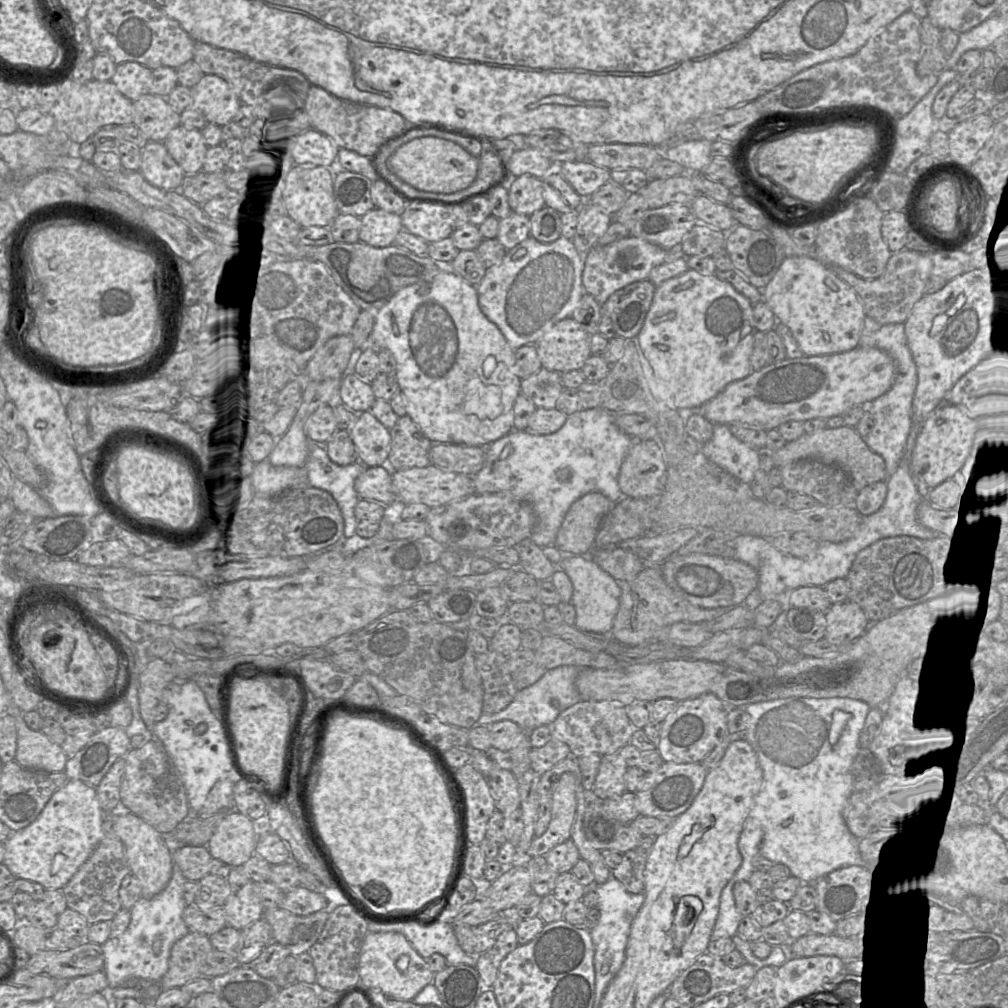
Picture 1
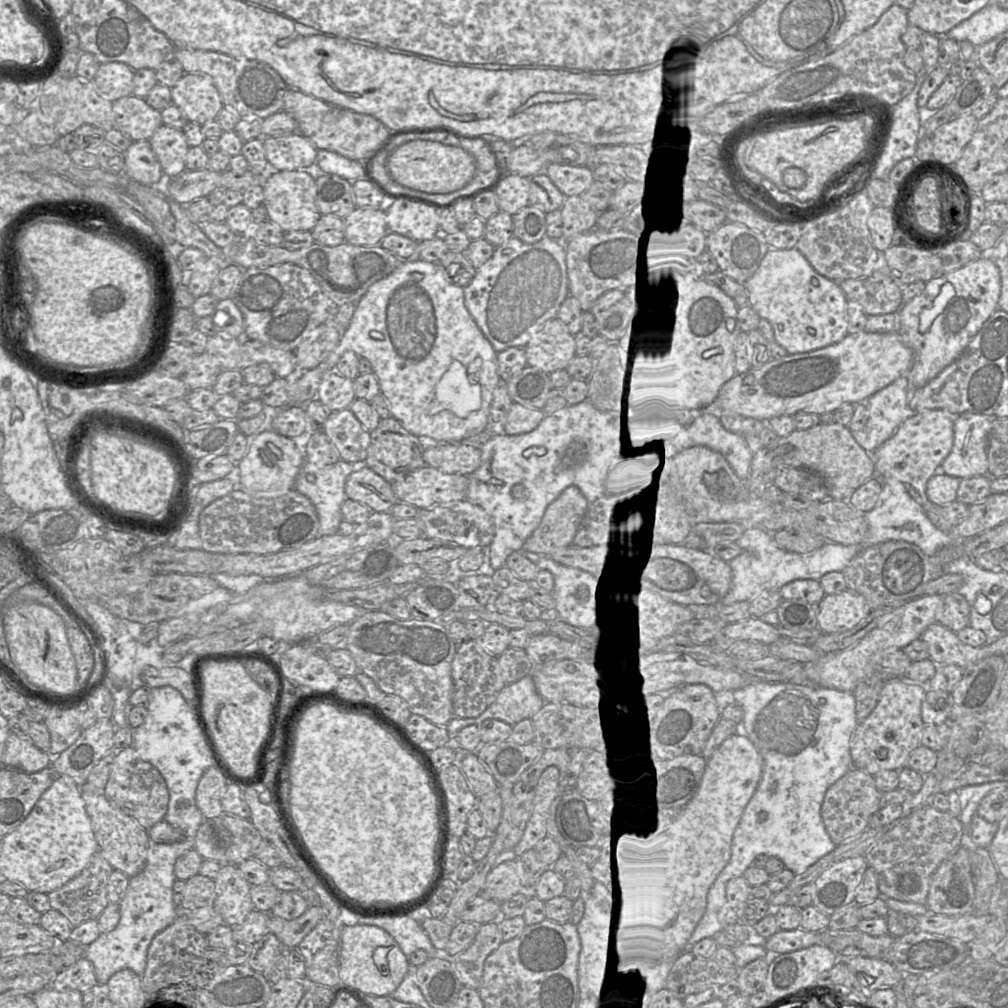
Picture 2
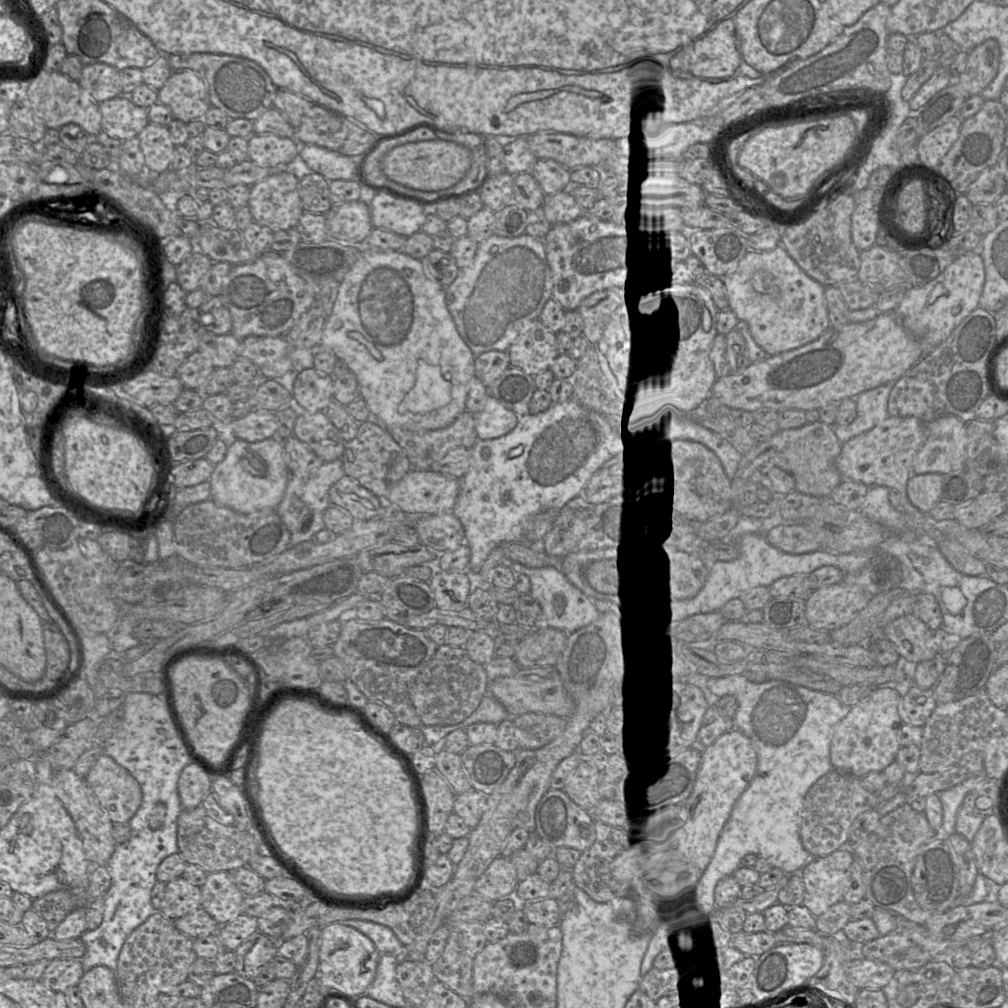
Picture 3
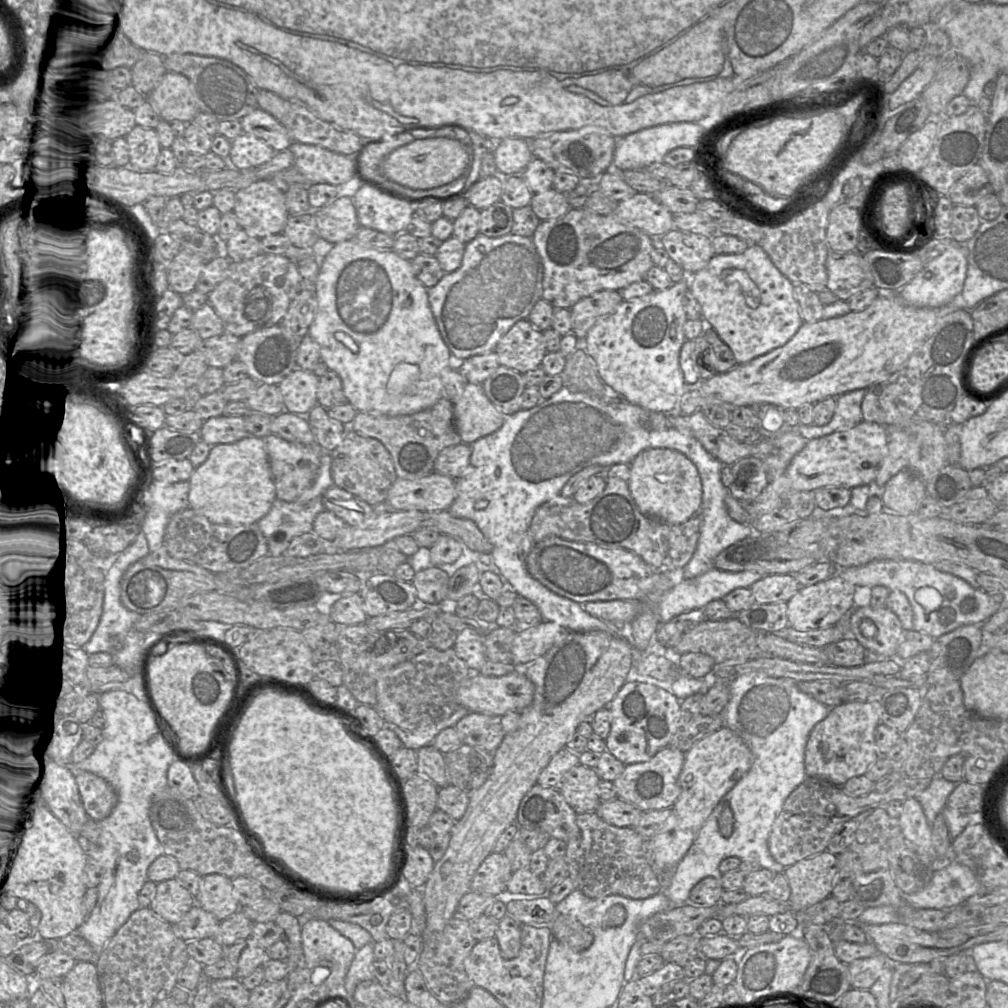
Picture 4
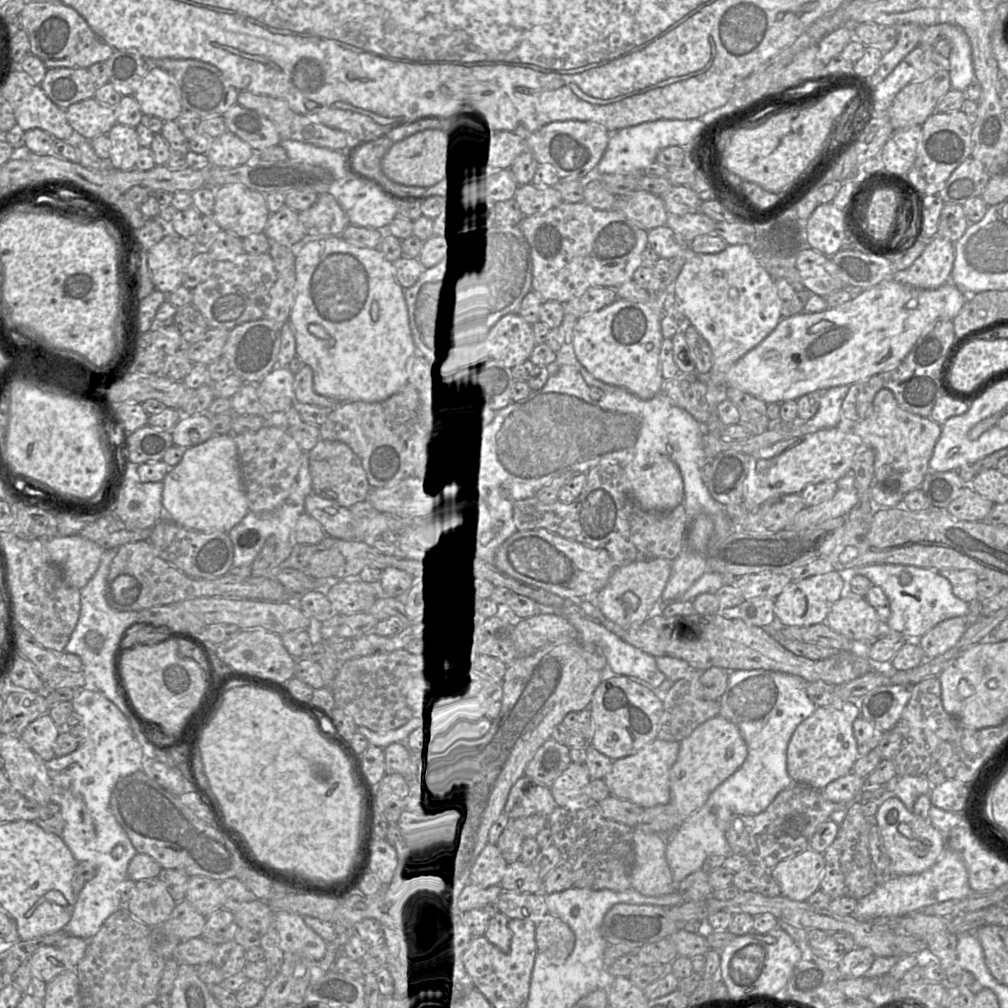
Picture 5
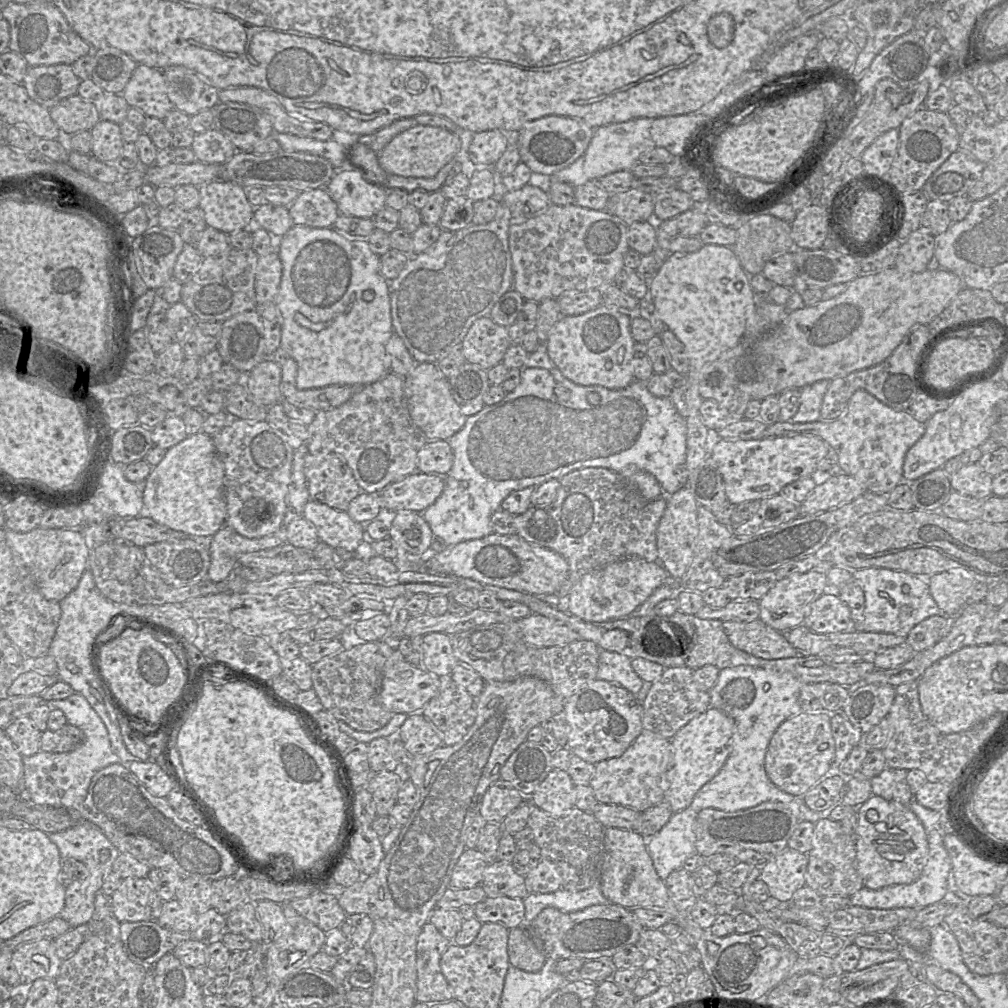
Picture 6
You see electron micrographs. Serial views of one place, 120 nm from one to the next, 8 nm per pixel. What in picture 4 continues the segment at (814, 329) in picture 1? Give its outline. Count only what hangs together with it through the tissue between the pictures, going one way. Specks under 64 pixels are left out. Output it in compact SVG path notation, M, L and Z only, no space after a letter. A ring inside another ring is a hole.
M750 245L741 254L715 255L708 264L689 275L690 291L701 307L702 319L731 349L738 365L785 345L803 325L793 296L794 285L772 263L759 245Z

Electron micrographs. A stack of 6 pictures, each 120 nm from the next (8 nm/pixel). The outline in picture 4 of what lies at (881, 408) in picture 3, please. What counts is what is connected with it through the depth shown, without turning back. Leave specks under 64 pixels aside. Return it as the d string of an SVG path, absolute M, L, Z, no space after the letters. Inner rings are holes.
M857 389L836 397L836 409L831 421L826 425L801 425L793 427L808 440L835 432L851 429L863 421L861 404L867 389Z

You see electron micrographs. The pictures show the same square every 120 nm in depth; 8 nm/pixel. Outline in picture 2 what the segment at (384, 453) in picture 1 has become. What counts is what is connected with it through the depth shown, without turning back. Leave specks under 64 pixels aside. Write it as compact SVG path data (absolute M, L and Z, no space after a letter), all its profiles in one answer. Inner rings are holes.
M349 409L330 412L319 427L339 452L340 459L362 465L370 443L370 432Z

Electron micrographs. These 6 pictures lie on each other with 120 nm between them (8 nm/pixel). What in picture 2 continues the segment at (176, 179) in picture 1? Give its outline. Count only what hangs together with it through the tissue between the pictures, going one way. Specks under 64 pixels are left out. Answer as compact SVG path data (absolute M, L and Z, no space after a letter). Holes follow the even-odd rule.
M148 140L135 141L127 149L124 174L146 186L156 185L160 181L163 176L161 165Z

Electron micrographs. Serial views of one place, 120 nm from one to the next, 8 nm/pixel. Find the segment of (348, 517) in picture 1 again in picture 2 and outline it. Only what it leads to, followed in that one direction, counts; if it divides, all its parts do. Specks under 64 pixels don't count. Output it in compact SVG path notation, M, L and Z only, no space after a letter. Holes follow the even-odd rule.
M305 460L300 473L295 481L294 488L305 495L314 505L320 525L320 535L334 535L338 533L340 523L343 521L341 505L347 499L345 482L358 465L339 460L331 465L318 467Z

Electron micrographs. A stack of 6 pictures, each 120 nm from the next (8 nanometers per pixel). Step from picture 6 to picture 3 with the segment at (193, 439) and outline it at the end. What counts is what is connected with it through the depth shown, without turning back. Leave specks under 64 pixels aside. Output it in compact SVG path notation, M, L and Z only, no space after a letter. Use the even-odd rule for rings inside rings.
M279 437L257 442L236 439L228 447L225 458L215 465L208 480L211 487L210 499L243 514L276 508L285 495L290 479L290 471L284 460L283 441Z

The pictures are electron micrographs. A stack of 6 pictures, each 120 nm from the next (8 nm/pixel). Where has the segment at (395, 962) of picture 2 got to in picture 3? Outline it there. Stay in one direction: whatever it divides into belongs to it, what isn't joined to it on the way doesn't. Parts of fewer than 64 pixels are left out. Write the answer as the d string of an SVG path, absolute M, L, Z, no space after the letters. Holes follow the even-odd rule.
M331 923L321 929L316 979L322 986L350 995L361 996L372 984L380 953L373 942L355 928Z

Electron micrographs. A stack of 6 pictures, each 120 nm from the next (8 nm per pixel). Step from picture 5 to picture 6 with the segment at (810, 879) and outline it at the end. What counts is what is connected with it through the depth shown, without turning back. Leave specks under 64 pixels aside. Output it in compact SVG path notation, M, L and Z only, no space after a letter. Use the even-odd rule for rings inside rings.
M787 849L760 867L759 879L765 882L770 897L781 902L791 902L793 894L806 885L808 856Z

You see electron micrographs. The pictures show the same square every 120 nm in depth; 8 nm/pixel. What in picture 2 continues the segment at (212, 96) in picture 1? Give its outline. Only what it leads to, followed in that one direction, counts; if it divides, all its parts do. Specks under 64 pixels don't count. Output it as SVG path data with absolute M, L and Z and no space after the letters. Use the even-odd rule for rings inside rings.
M185 73L171 88L171 97L188 121L200 125L214 121L224 107L213 81L202 73Z

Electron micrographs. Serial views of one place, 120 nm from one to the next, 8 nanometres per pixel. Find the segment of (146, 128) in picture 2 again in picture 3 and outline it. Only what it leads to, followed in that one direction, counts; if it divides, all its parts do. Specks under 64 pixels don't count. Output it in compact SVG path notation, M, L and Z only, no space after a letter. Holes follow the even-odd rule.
M121 95L99 103L102 131L125 141L138 137L150 123L148 110L135 105L129 96Z

